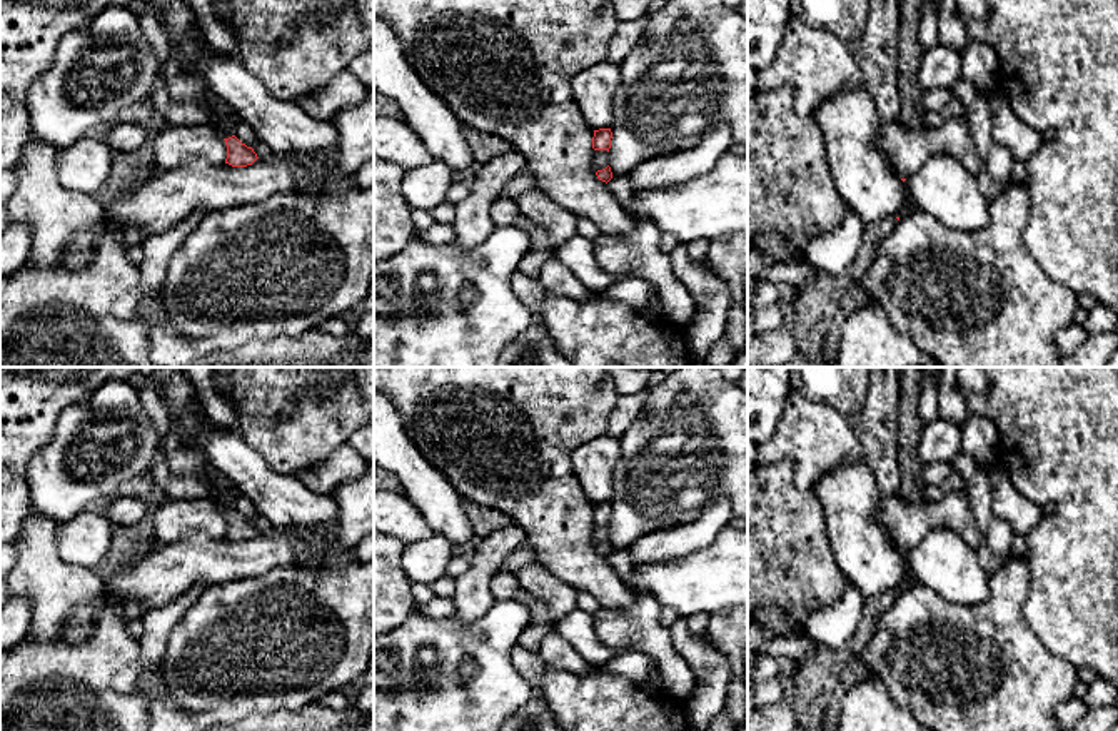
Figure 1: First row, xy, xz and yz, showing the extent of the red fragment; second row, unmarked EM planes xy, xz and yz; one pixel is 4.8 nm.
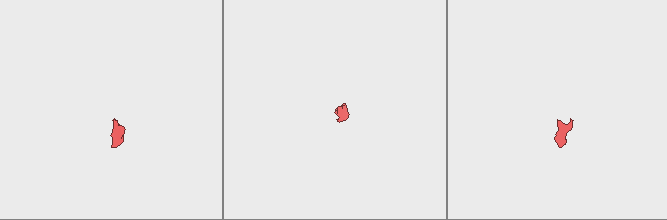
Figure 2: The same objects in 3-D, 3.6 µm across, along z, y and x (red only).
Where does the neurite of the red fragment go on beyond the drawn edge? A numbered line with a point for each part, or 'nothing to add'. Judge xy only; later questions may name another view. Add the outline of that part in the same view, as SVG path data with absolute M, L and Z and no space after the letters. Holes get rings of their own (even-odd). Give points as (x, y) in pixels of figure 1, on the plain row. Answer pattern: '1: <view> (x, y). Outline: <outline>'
1: xy (186, 461). Outline: M172 427L164 439L162 452L175 476L207 482L215 491L214 501L224 512L235 509L234 494L237 487L210 462L207 452L184 444Z

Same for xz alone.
1: xz (601, 534). Outline: M594 524L594 539L602 544L609 539L607 524Z

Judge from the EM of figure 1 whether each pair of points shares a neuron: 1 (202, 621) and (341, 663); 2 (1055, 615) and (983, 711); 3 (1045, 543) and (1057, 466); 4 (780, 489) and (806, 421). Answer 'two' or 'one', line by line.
1: one
2: two
3: one
4: two

